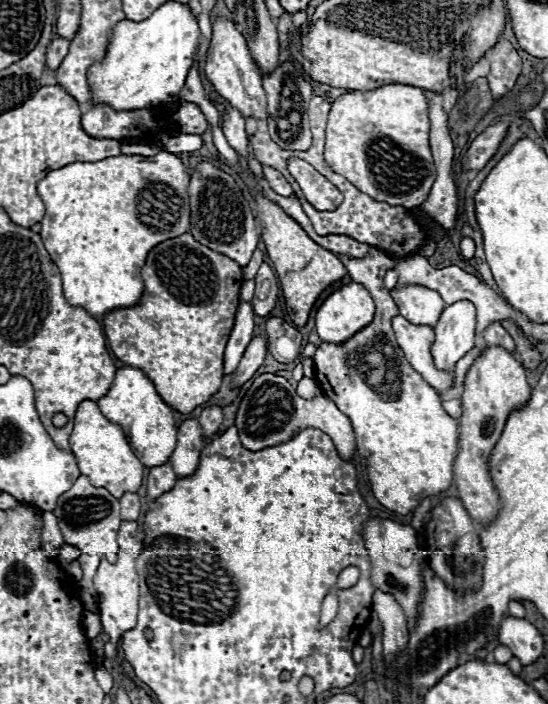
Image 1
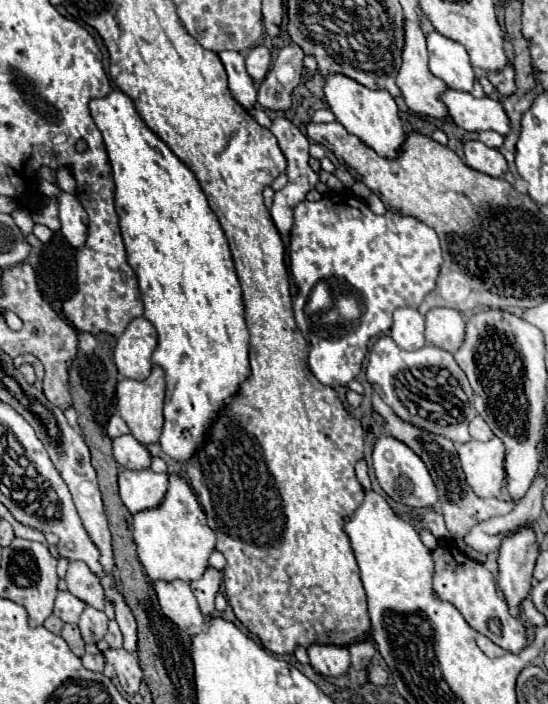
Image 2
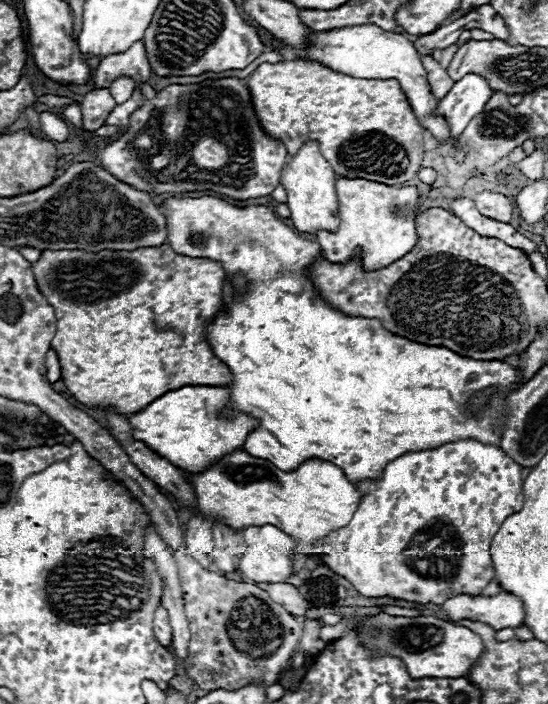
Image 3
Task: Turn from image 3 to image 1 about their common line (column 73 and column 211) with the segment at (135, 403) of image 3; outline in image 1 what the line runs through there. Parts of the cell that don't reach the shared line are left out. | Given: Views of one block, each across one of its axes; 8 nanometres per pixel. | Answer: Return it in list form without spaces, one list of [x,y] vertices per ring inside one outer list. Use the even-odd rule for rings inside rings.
[[[182,234],[160,242],[148,254],[146,264],[142,266],[142,280],[144,292],[136,306],[116,308],[104,314],[102,324],[108,344],[122,364],[138,368],[148,376],[160,398],[170,408],[188,414],[220,388],[224,376],[222,356],[234,326],[234,314],[240,302],[240,286],[244,282],[242,268],[228,256],[198,244],[192,234]]]

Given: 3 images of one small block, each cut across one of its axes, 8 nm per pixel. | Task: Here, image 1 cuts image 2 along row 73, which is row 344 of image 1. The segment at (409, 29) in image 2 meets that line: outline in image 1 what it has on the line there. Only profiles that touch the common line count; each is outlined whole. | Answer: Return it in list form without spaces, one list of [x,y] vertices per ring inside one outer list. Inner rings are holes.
[[[394,316],[392,328],[396,332],[398,346],[404,350],[410,366],[438,392],[446,392],[452,388],[454,372],[444,372],[434,366],[430,346],[434,342],[434,330],[430,326],[410,324],[402,316]]]

